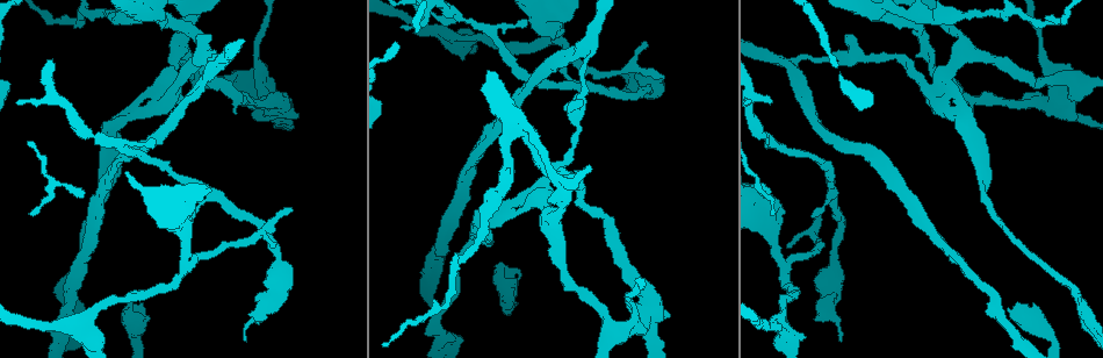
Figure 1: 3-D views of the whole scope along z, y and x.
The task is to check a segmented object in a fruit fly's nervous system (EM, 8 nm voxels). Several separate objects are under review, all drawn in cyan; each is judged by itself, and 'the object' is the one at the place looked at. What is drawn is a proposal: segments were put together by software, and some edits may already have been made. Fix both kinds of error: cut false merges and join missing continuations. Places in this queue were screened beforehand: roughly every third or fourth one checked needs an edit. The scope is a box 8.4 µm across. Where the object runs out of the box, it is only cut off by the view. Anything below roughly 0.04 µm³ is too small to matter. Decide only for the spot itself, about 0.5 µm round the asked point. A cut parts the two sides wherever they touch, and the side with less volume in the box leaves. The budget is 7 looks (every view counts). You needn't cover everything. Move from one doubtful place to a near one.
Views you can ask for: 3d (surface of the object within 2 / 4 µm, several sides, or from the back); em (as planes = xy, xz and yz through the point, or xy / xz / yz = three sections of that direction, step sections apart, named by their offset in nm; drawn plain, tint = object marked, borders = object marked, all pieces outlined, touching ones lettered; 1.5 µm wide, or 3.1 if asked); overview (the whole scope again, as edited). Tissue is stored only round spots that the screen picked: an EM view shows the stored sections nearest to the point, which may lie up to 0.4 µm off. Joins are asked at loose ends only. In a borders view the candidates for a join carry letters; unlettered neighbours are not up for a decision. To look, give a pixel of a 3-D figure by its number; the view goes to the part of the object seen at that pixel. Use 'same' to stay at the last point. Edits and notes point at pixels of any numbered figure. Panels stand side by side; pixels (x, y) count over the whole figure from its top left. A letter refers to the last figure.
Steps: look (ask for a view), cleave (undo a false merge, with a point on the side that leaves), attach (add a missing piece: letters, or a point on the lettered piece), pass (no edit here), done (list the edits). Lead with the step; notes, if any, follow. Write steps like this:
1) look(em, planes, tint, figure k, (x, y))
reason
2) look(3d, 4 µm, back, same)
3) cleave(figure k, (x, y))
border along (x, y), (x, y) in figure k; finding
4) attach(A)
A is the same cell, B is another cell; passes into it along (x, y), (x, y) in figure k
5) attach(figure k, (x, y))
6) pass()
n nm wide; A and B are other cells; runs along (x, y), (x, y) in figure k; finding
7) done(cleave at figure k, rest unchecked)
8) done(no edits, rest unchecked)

look(3d, 4 µm, figure 1, (214, 51))
calibre changes

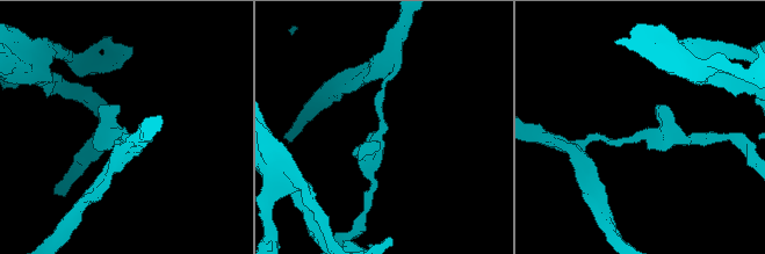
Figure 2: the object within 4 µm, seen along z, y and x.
look(em, planes, tint, figure 2, (643, 135))
need the tissue

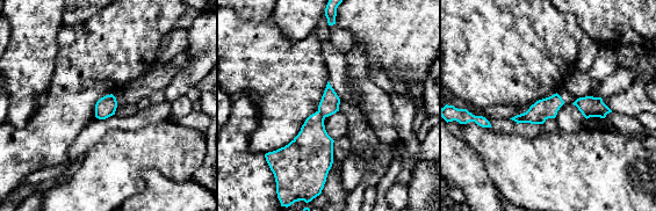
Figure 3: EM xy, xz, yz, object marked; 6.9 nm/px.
look(em, planes, borders, same)

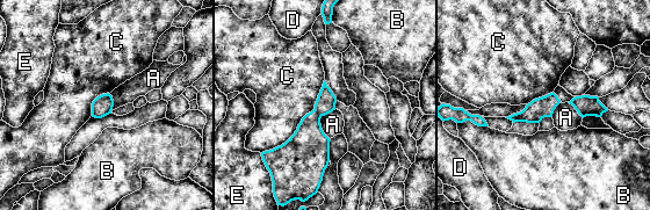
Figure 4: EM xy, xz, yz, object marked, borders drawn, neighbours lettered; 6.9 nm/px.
cleave(figure 4, (325, 103))
C touches over 700 nm; A, B, C, D and E are other cells; border along (315, 109), (320, 117) in figure 4; a second cell is stuck on

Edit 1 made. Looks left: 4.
look(3d, 4 µm, figure 1, (461, 21))
a narrow waist

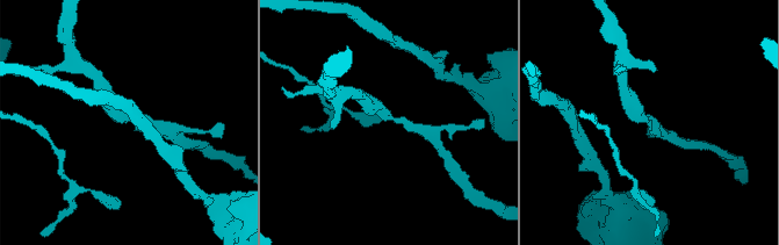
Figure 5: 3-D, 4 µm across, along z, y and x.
look(em, planes, tint, figure 5, (388, 116))
arms of 180, 200 nm

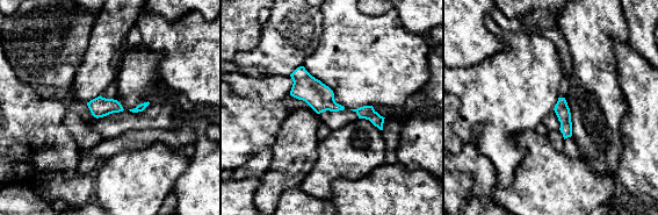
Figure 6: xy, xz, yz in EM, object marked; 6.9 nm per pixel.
look(em, planes, borders, same)

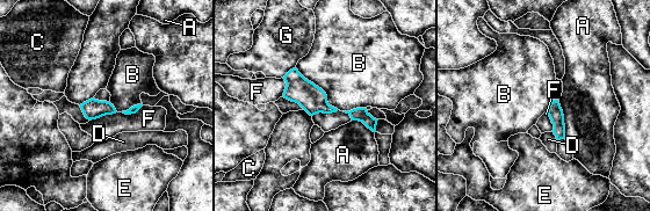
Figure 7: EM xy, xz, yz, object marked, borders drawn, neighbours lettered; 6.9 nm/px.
pass()
A, B, C, D, E, F and G are other cells; all the same cell

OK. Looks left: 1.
done(cleave at figure 4, rest unchecked)

